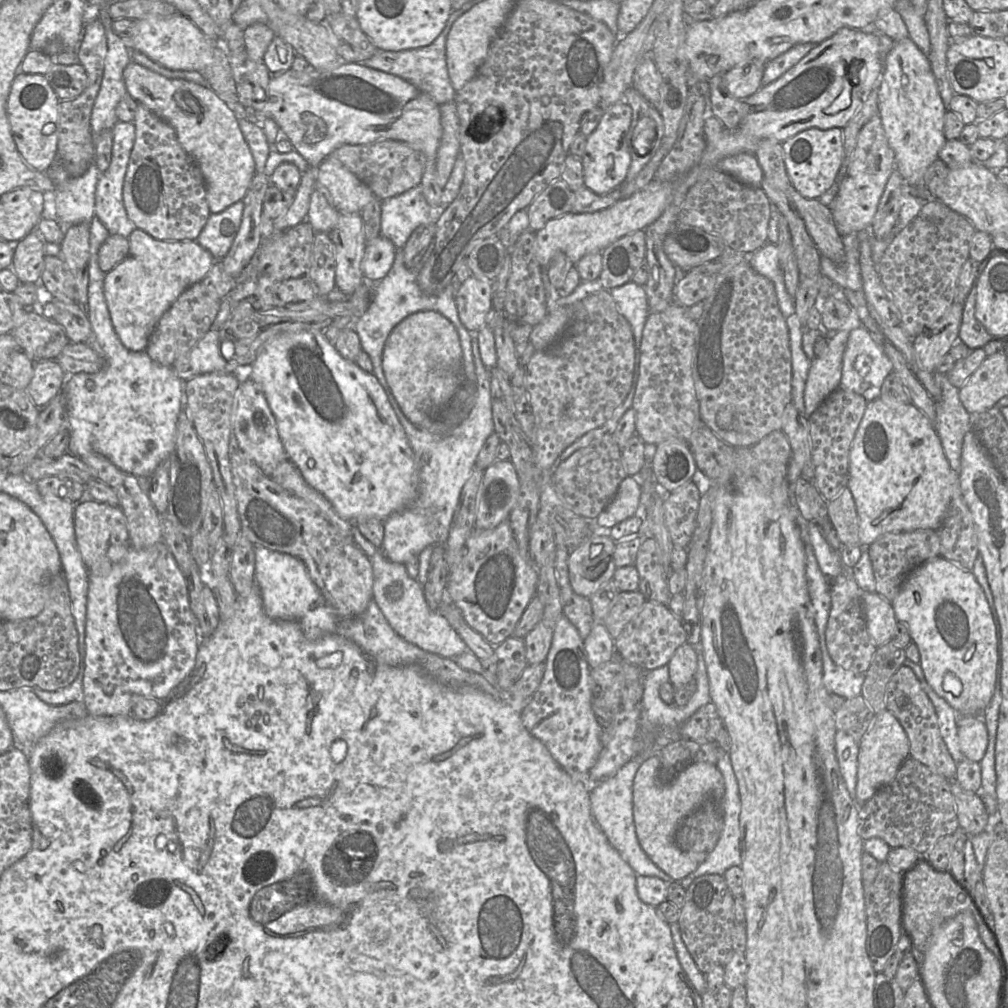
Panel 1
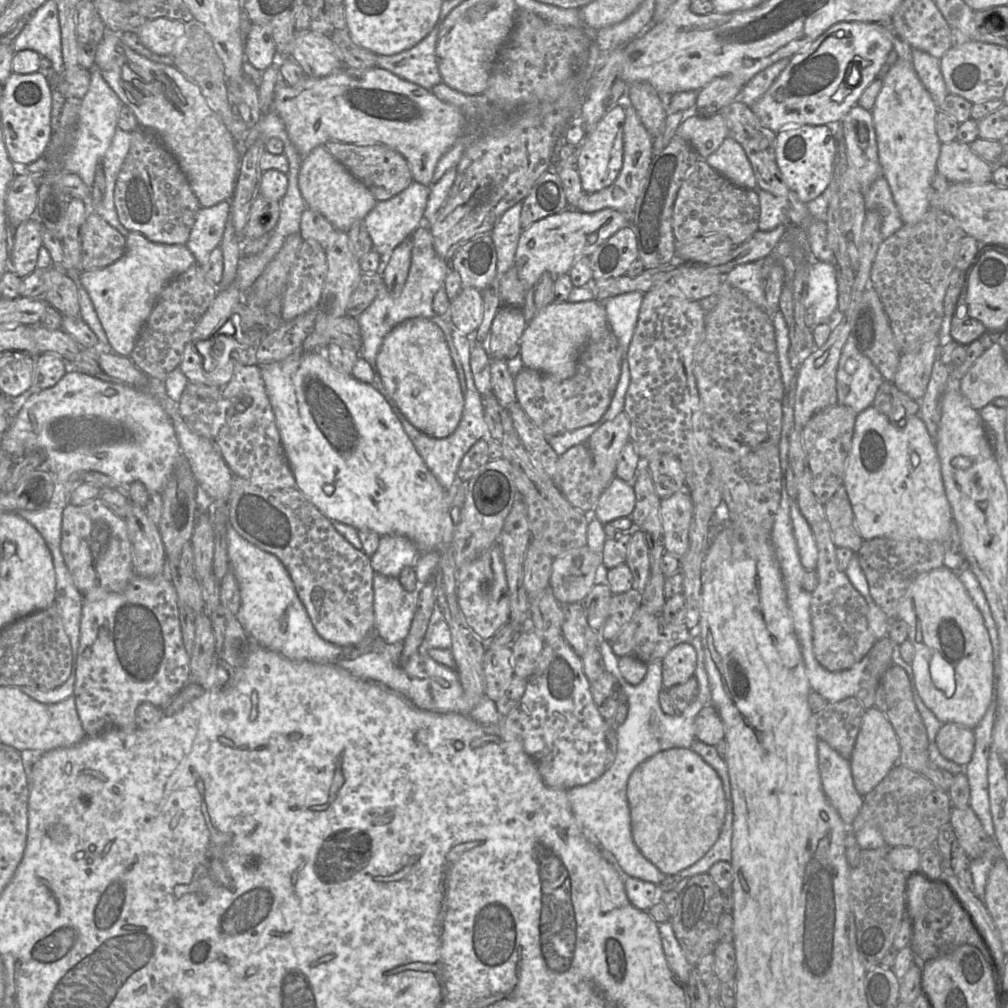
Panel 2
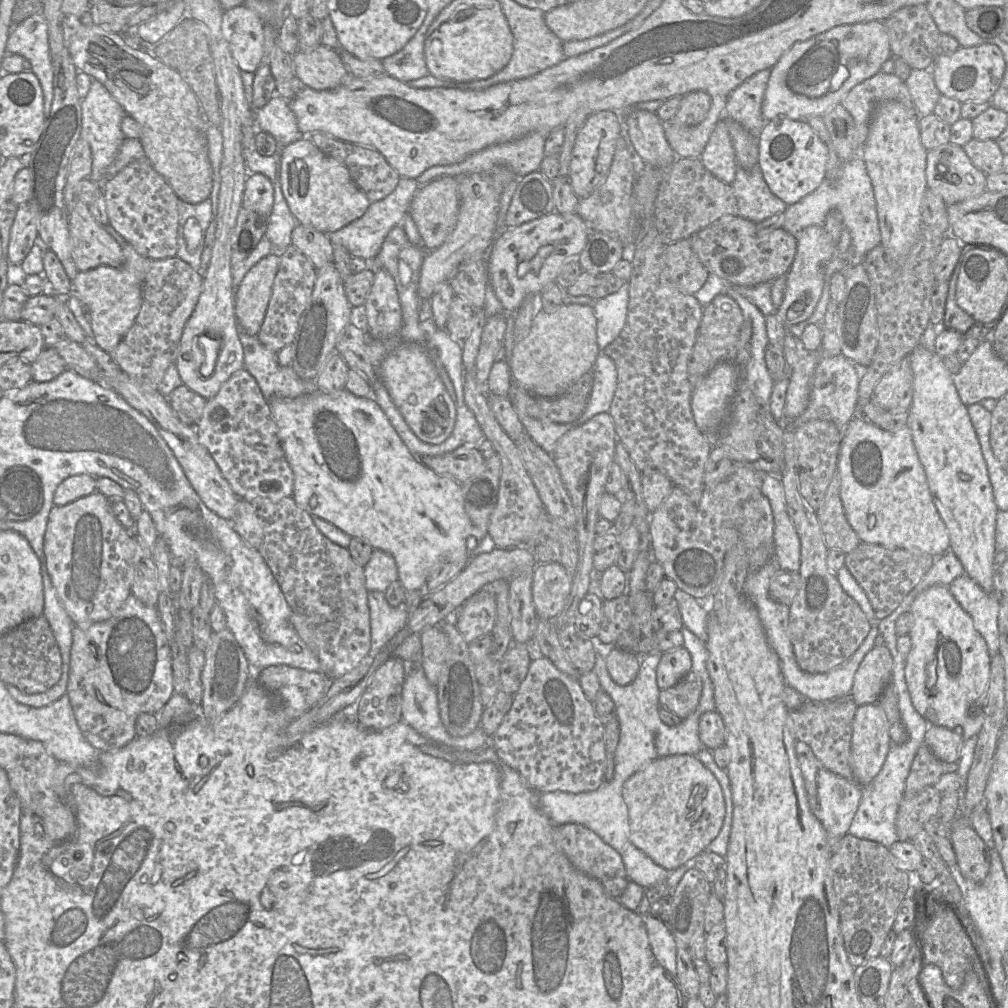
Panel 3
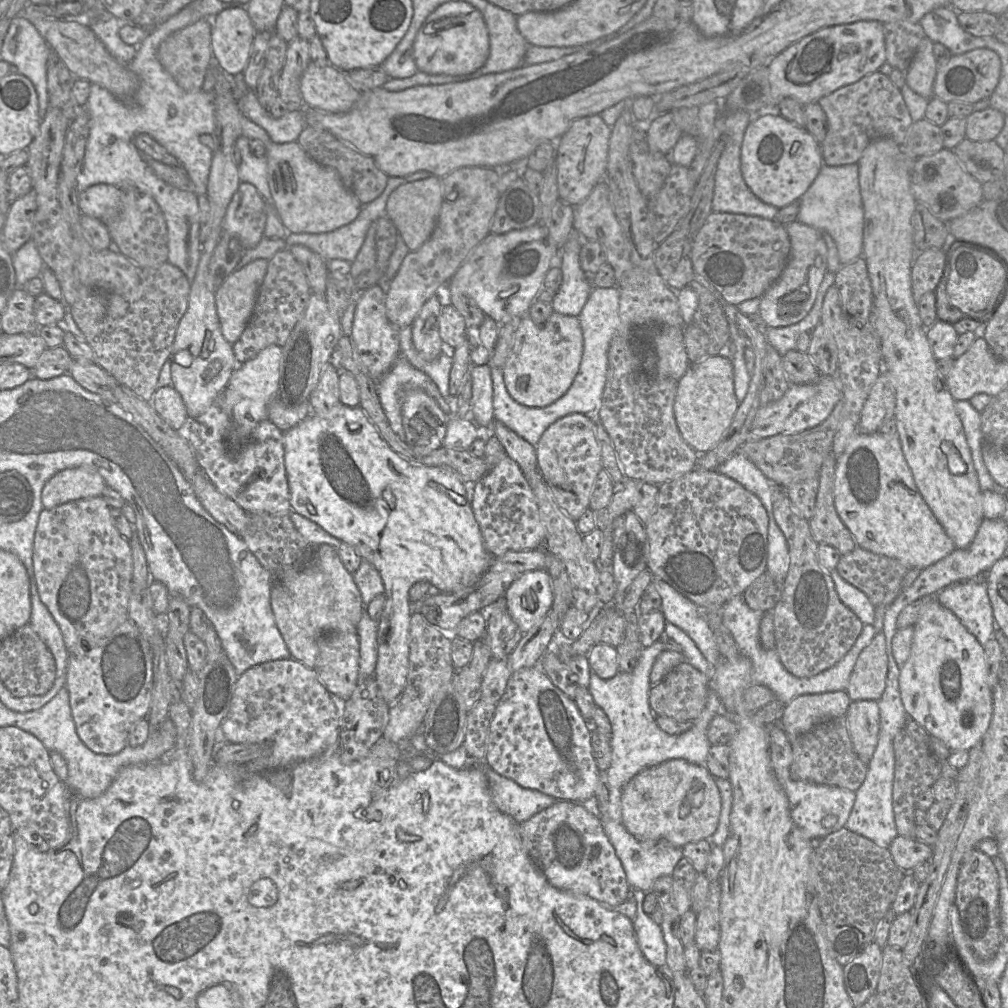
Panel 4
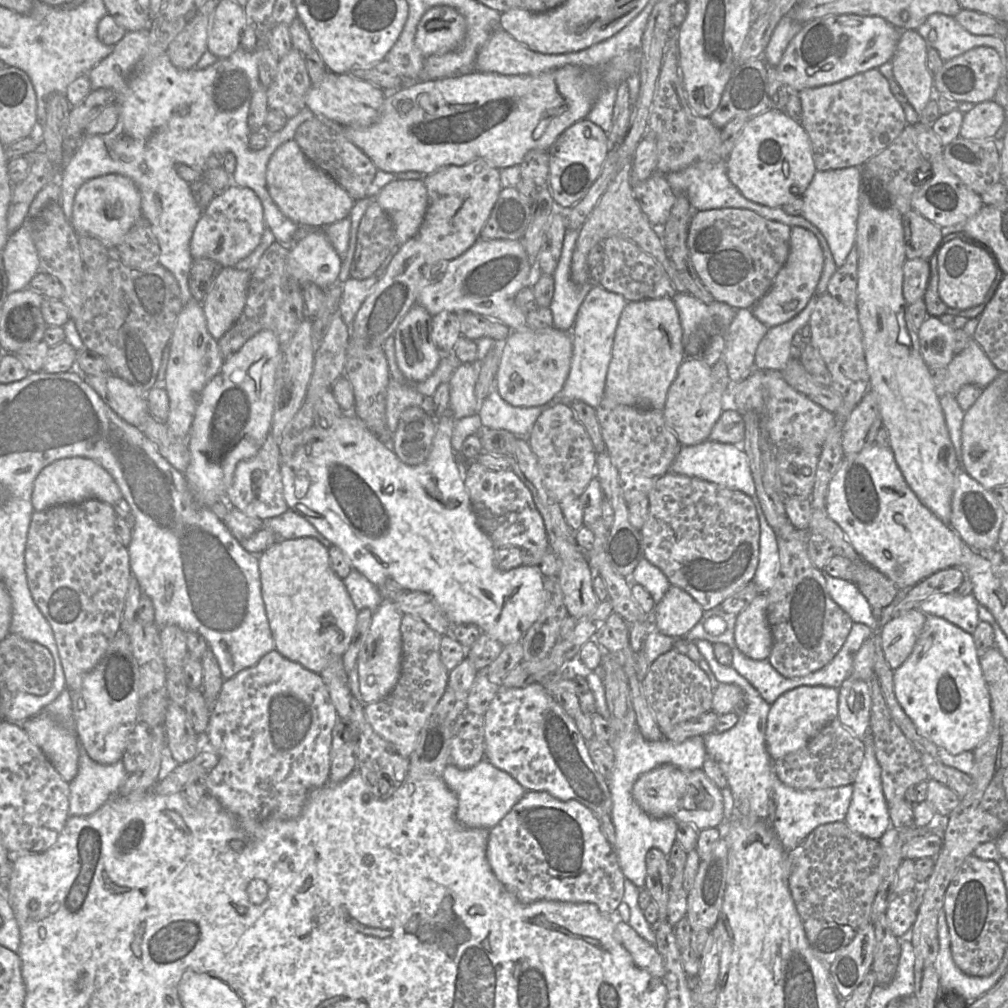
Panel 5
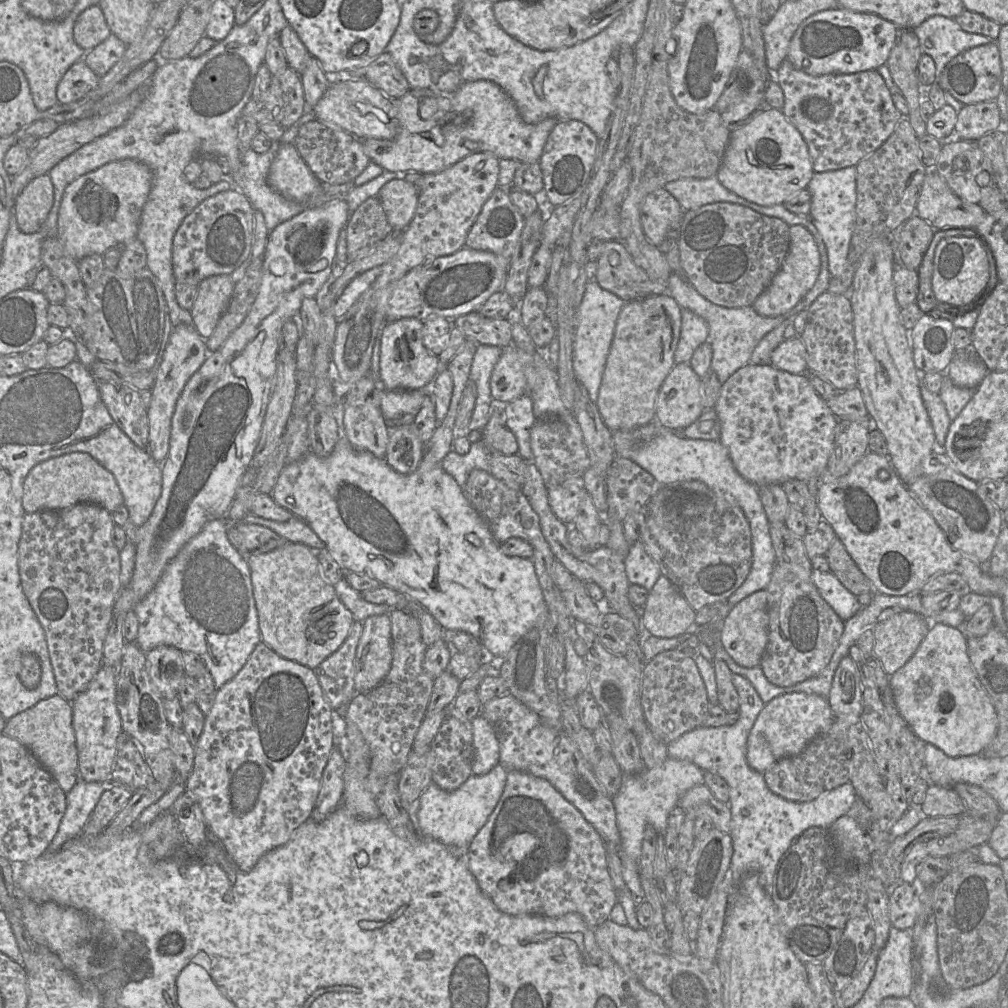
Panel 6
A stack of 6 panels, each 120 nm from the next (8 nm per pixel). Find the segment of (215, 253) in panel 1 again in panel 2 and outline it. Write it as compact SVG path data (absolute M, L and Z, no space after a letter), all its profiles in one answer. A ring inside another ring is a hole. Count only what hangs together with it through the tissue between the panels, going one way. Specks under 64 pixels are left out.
M223 201L212 207L202 207L185 244L199 266L209 261L211 252L220 246L230 214L230 201Z

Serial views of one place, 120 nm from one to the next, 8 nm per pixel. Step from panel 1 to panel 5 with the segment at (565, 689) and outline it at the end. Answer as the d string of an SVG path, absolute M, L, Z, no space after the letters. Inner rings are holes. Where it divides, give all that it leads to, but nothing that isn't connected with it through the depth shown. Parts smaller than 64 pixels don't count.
M539 683L526 687L500 687L484 715L484 754L496 768L511 775L526 791L544 791L562 800L576 800L597 817L610 815L612 799L607 780L598 772L590 758L587 741L579 732L575 720Z

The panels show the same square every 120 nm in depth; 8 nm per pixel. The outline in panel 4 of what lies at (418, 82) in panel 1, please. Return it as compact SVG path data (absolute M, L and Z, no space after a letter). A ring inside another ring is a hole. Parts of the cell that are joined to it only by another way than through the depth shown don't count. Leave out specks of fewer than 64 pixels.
M417 14L411 20L409 29L404 37L398 43L393 52L382 63L382 66L388 76L394 79L403 79L415 75L419 70L413 57L413 45L416 34L420 27L416 30Z

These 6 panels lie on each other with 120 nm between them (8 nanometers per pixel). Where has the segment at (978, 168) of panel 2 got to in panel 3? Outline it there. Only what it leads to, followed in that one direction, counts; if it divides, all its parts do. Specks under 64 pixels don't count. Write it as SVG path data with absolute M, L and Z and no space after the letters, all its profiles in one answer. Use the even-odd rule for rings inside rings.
M952 143L928 151L926 179L928 190L939 194L948 206L986 191L987 175L972 164L963 147Z

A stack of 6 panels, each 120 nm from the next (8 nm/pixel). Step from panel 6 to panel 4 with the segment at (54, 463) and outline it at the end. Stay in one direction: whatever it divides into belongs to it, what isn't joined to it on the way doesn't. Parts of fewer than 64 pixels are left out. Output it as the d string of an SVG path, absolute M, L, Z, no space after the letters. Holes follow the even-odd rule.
M84 466L68 468L45 483L41 500L45 509L51 509L69 501L101 496L105 487L96 470Z

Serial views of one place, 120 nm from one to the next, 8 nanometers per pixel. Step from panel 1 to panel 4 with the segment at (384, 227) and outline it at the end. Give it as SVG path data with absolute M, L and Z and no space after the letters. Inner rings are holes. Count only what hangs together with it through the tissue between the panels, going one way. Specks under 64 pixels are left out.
M389 177L387 185L383 193L374 199L373 201L362 204L360 213L358 216L350 223L339 227L335 230L324 232L324 233L290 233L288 232L284 240L287 243L287 246L292 246L295 244L300 244L306 246L310 250L319 254L326 261L331 259L342 259L349 262L352 262L357 256L359 250L361 249L368 229L371 223L377 218L384 216L386 211L386 204L389 195L395 190L398 186L408 183L402 177Z

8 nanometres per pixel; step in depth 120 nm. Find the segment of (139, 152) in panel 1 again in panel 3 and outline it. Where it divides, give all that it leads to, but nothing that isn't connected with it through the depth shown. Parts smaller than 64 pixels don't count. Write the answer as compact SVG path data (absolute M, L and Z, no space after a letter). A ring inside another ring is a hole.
M146 158L131 162L113 178L99 185L105 196L109 224L138 254L153 260L177 257L180 199Z

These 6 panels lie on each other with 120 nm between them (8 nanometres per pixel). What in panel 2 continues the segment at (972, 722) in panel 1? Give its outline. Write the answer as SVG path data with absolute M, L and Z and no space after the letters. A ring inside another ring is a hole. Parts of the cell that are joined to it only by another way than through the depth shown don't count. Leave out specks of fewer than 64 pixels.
M946 723L938 731L935 742L944 758L966 766L974 752L974 730L960 724Z

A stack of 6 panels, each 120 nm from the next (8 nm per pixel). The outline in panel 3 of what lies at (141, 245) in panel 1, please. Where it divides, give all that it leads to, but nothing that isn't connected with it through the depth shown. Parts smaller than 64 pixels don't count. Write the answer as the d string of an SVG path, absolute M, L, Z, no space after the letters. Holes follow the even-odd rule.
M126 243L123 246L125 261L120 267L99 266L88 271L79 271L73 280L73 292L89 312L89 322L93 331L93 341L110 353L119 344L133 325L142 303L141 286L149 270L149 259L141 256Z

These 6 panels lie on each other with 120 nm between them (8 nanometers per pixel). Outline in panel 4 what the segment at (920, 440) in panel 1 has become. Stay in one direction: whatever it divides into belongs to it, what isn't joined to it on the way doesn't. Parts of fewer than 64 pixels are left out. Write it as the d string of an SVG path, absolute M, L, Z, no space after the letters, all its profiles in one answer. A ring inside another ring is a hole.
M858 432L854 436L852 436L843 454L838 457L833 495L837 514L839 515L843 524L853 535L857 543L857 547L868 550L878 555L883 555L889 558L897 559L904 563L906 566L909 566L910 568L917 568L920 570L923 570L939 562L956 549L955 544L946 534L945 530L938 522L938 520L936 519L936 517L926 504L925 500L923 499L920 491L918 490L911 469L905 459L899 438L885 440L878 433L863 434Z

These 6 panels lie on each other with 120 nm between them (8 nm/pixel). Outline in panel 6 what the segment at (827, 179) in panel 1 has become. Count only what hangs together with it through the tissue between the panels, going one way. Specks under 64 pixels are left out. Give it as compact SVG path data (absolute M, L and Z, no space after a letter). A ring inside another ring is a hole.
M764 106L749 123L730 134L721 166L715 176L734 194L758 205L772 206L784 204L790 197L808 188L814 173L808 146L801 133L780 109Z

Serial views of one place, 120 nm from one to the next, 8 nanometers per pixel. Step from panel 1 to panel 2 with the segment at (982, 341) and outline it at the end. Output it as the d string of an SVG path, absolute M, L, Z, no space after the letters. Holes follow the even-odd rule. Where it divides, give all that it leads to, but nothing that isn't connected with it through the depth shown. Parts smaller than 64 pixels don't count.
M965 282L960 294L950 326L951 338L964 346L968 346L972 342L979 340L980 336L988 331L980 321L970 317L966 297L967 282Z

